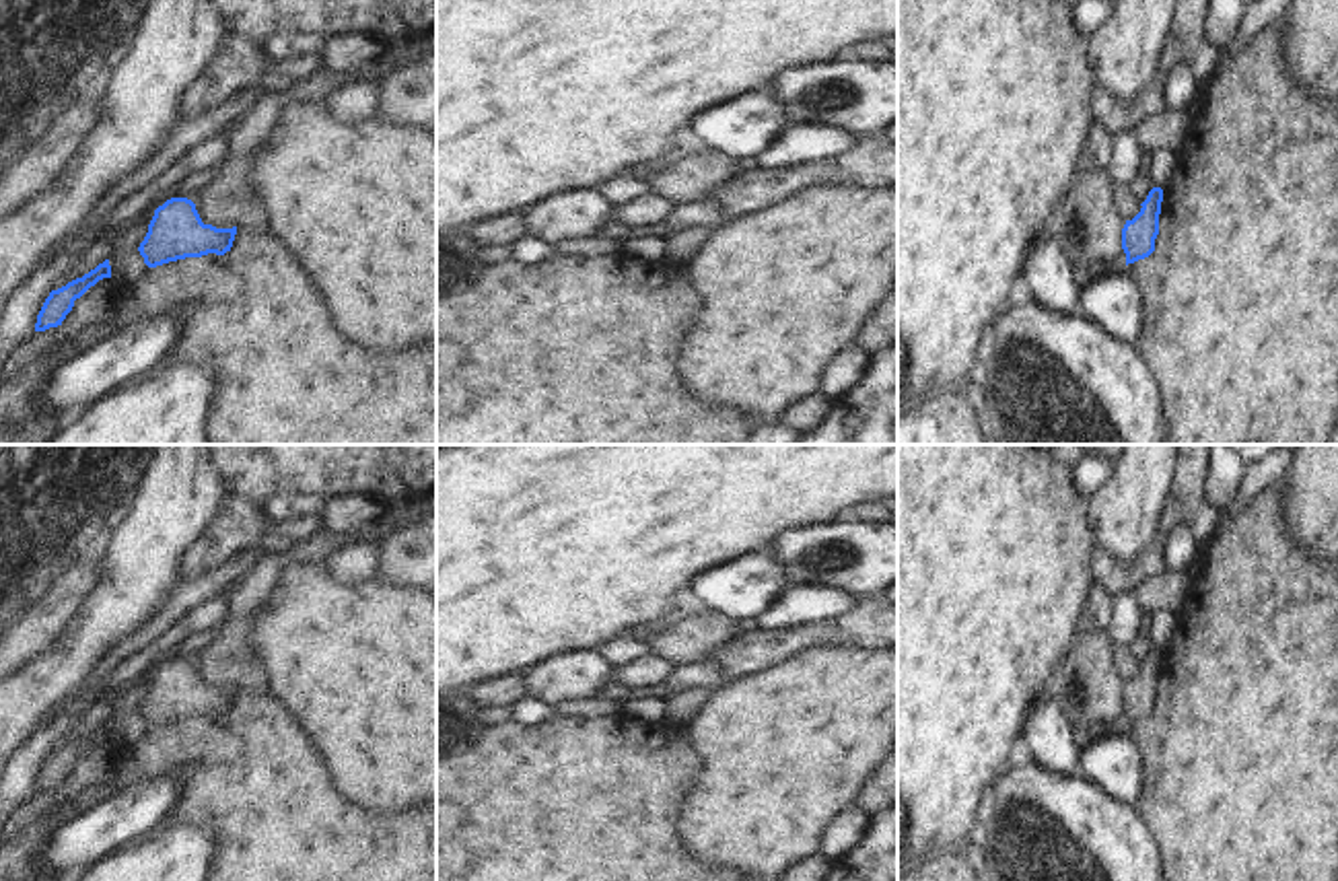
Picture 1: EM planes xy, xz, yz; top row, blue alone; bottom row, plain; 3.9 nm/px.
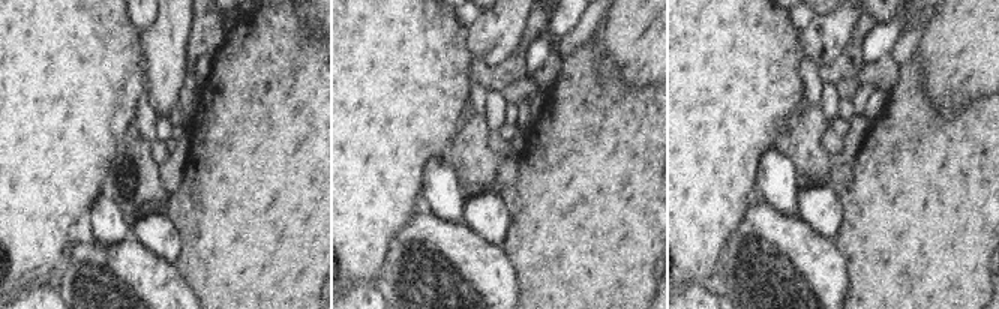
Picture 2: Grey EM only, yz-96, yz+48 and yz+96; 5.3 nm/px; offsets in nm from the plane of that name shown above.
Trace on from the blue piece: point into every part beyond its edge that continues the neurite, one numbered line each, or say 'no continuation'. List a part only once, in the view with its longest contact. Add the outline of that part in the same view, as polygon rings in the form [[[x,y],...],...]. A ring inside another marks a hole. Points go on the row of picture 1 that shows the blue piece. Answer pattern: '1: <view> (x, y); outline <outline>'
no continuation

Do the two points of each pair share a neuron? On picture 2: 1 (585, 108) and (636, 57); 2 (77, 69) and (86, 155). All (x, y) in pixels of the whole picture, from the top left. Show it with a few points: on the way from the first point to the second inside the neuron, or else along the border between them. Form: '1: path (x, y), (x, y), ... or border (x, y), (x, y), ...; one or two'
1: border (600, 42), (624, 78), (651, 84); two
2: path (77, 90), (77, 134); one

